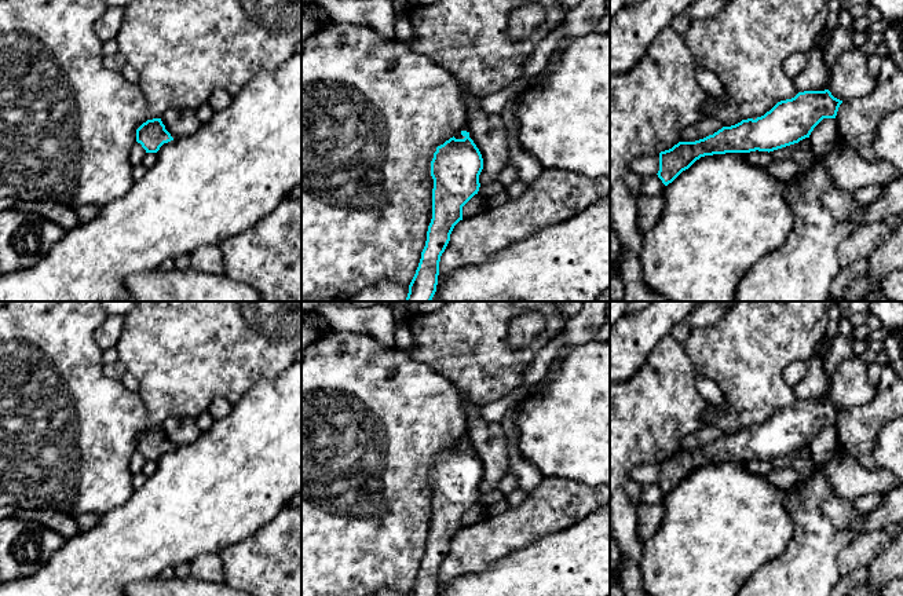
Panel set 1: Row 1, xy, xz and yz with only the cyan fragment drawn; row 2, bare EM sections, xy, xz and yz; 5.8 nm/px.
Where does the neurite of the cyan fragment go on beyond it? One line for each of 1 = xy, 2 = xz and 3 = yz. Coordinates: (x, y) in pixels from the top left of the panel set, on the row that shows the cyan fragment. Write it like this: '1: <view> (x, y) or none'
1: none
2: none
3: none

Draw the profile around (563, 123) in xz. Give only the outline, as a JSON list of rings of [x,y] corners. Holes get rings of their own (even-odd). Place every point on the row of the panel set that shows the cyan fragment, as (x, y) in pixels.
[[[591,32],[560,41],[545,67],[546,78],[522,92],[515,109],[519,143],[542,169],[567,169],[586,178],[610,175],[610,33]]]

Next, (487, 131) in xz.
[[[471,95],[464,103],[468,113],[469,138],[483,158],[479,183],[490,186],[498,182],[500,172],[508,165],[509,147],[501,114],[486,113],[480,107],[480,100],[480,98]]]

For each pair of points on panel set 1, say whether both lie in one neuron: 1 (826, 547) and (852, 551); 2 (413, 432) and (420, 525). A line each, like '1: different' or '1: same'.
1: different
2: same

